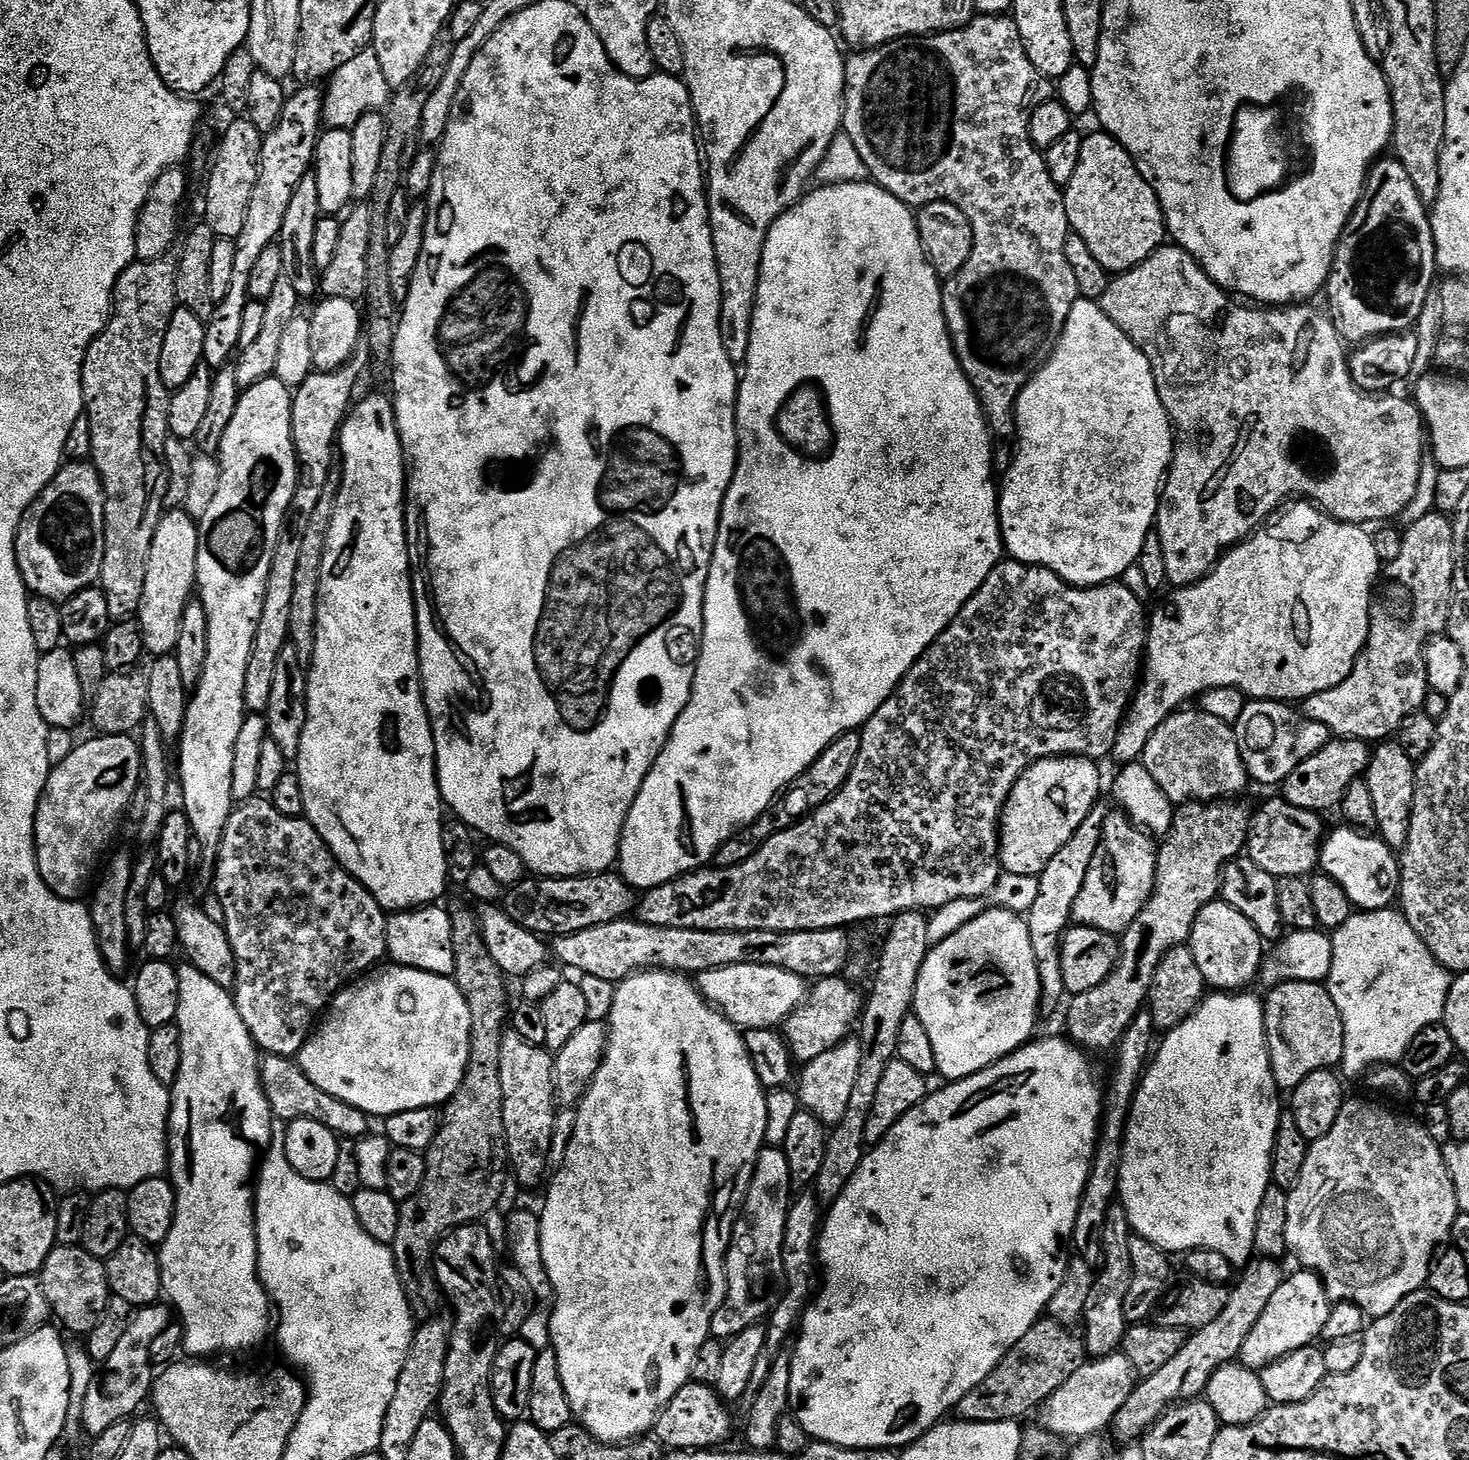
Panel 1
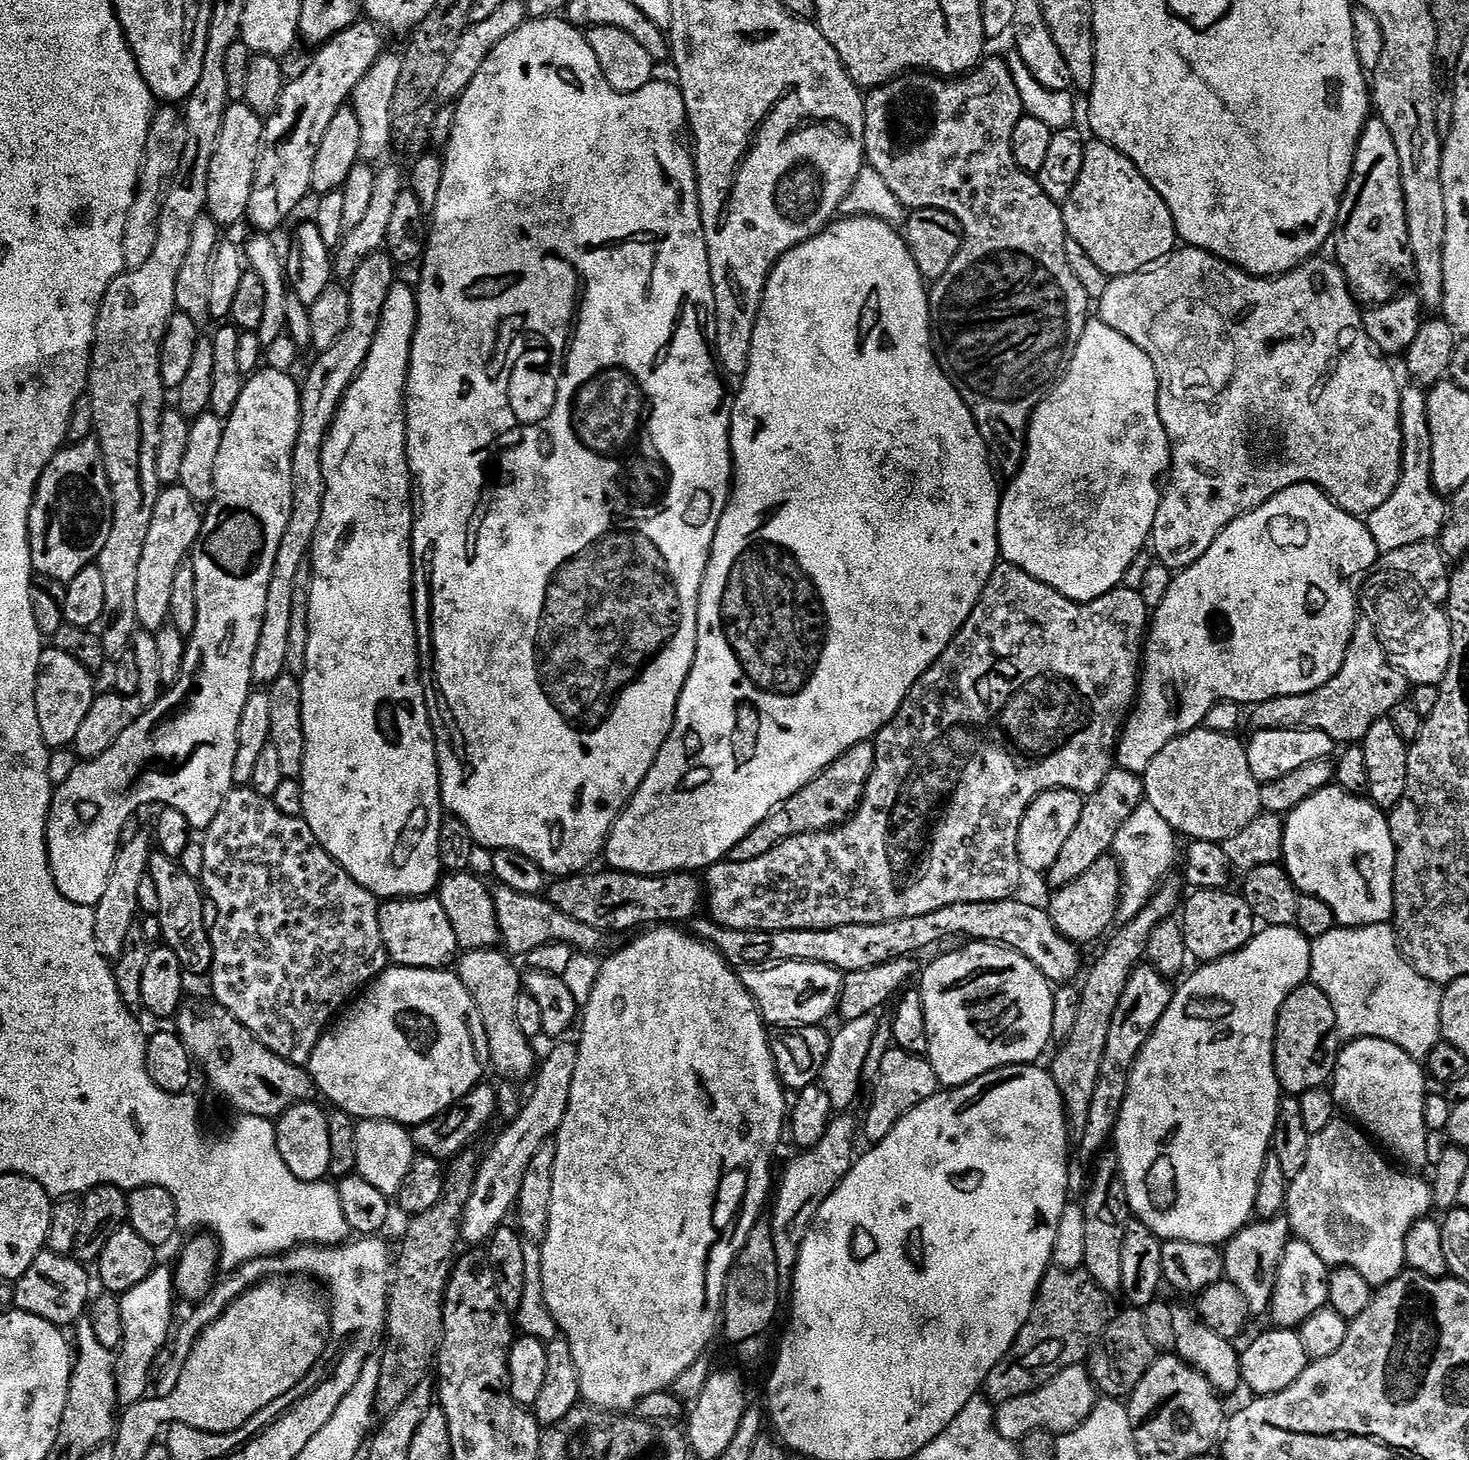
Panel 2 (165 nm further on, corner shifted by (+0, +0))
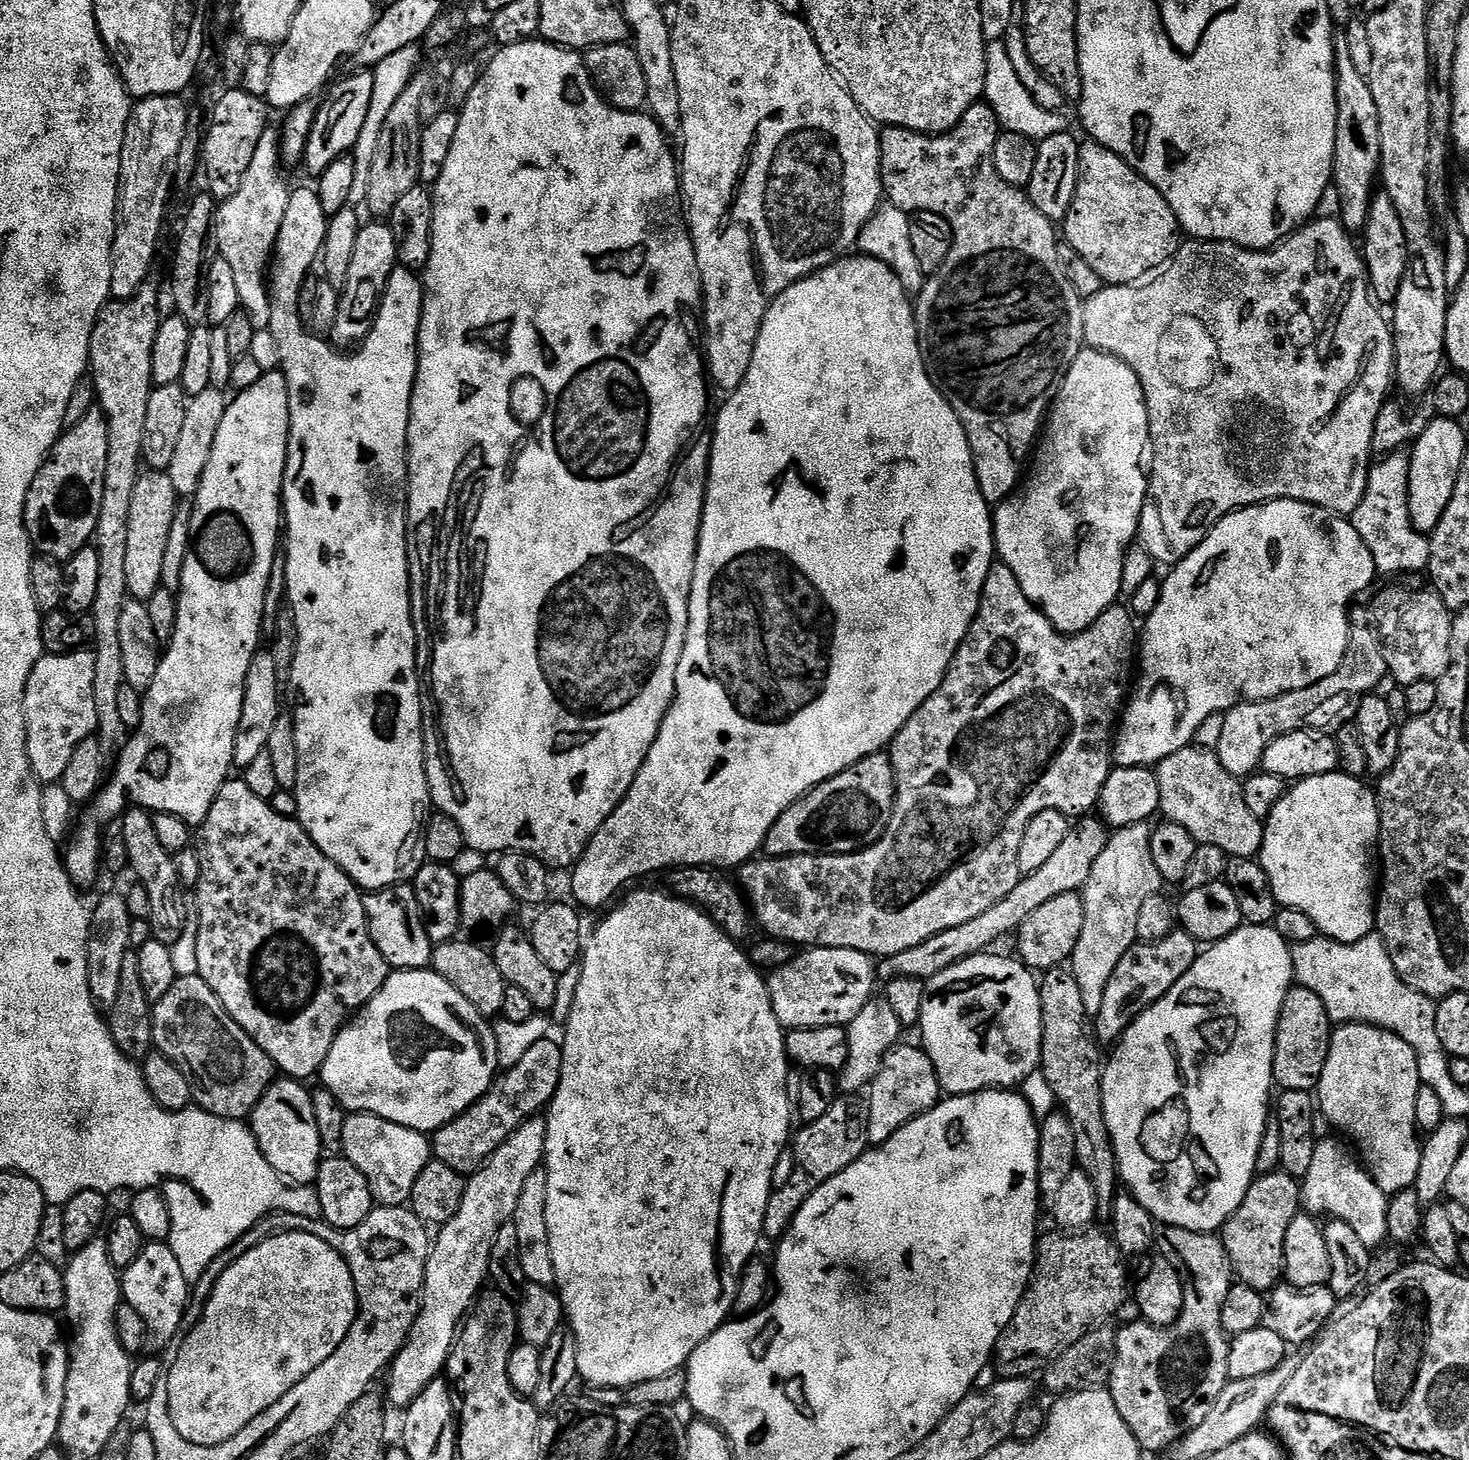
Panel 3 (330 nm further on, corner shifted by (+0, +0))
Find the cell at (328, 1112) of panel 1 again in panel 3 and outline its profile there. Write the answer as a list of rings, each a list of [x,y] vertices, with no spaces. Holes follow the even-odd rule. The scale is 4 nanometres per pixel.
[[[199,975],[177,976],[174,986],[152,1004],[152,1043],[186,1074],[195,1107],[218,1118],[247,1121],[278,1076],[273,1060],[230,1018],[218,994]]]

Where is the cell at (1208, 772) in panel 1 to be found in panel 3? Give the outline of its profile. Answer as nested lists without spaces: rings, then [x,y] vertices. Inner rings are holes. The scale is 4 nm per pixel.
[[[1189,746],[1160,761],[1154,771],[1158,778],[1160,812],[1165,821],[1190,830],[1197,845],[1218,846],[1229,858],[1259,857],[1264,847],[1264,824],[1246,806],[1241,777],[1230,774],[1215,751]]]

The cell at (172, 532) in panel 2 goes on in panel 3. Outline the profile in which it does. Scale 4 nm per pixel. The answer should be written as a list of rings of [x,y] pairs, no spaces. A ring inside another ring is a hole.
[[[145,471],[137,475],[128,500],[128,533],[122,540],[126,550],[126,586],[133,600],[147,600],[154,590],[161,588],[162,554],[166,554],[166,538],[170,538],[170,526],[176,513],[176,484],[167,471]]]

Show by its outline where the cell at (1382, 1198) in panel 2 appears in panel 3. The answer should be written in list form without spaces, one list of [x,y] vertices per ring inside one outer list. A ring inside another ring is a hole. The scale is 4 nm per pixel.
[[[1336,1138],[1317,1143],[1310,1170],[1306,1170],[1302,1178],[1302,1204],[1309,1213],[1325,1212],[1325,1217],[1346,1222],[1369,1250],[1376,1250],[1381,1247],[1380,1243],[1388,1240],[1386,1214],[1390,1198],[1372,1181],[1363,1163],[1349,1152]]]

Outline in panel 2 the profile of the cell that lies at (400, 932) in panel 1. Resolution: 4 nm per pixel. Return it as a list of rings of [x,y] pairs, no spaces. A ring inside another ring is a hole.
[[[435,895],[415,898],[392,898],[380,904],[378,926],[382,930],[382,942],[388,951],[389,961],[402,968],[434,968],[448,970],[457,963],[461,951],[458,934],[454,934],[454,926],[450,926],[450,918],[446,910],[442,910],[442,902]]]

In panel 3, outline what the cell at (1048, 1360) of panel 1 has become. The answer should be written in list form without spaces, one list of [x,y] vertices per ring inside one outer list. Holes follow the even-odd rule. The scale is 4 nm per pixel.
[[[1052,1230],[1049,1236],[1041,1235],[1036,1245],[1036,1265],[1032,1268],[1032,1280],[1024,1291],[1022,1302],[1010,1322],[1010,1326],[1000,1335],[996,1343],[994,1369],[996,1376],[1006,1380],[1023,1380],[1043,1373],[1049,1364],[1058,1359],[1074,1342],[1082,1339],[1093,1328],[1101,1327],[1130,1296],[1128,1268],[1125,1256],[1118,1250],[1111,1235],[1104,1236],[1097,1230],[1085,1230],[1075,1234],[1065,1234]]]

